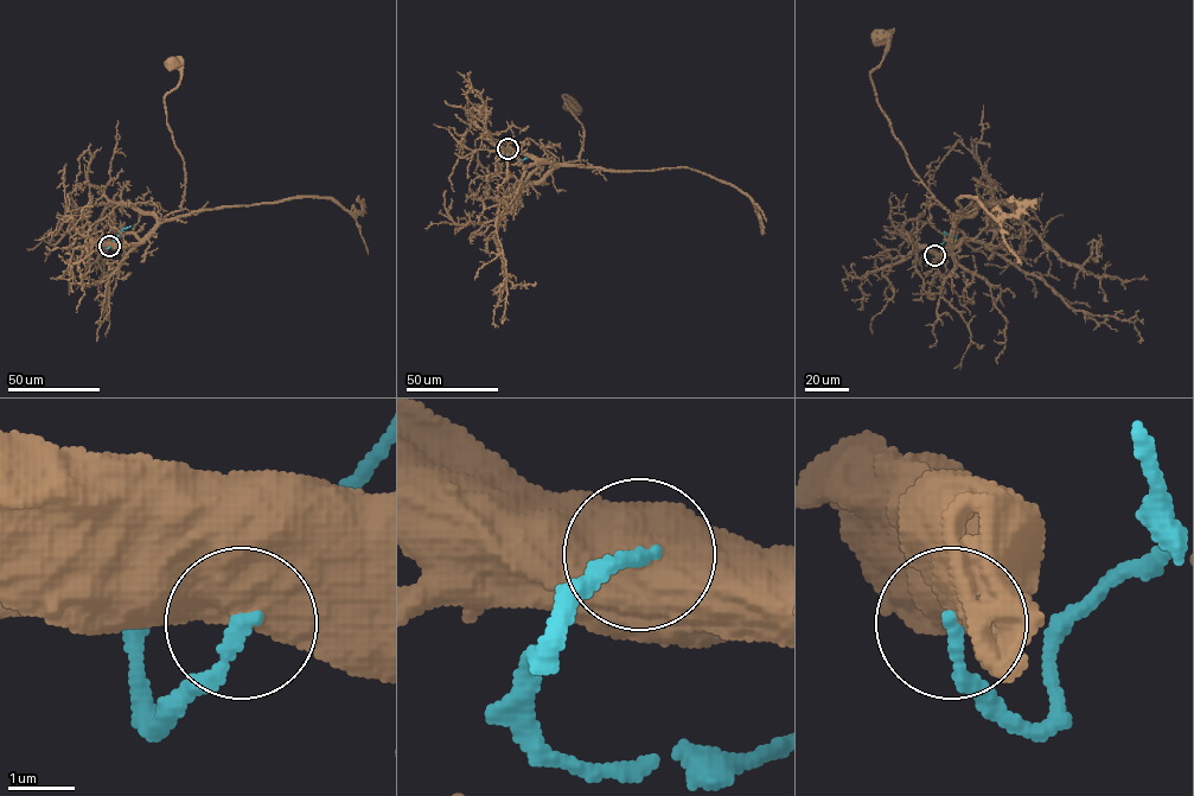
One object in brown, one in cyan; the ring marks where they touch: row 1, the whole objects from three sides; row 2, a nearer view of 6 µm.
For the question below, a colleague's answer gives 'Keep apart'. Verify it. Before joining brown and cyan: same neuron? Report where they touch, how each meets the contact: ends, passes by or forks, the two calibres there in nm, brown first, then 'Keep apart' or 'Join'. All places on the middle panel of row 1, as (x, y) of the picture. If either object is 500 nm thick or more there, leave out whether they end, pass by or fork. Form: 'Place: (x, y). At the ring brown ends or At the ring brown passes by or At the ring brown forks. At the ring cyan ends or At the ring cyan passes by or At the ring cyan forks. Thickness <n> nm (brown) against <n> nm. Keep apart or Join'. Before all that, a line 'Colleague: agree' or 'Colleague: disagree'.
Colleague: agree
Place: (508, 148). Thickness 900 nm (brown) against 240 nm. Keep apart

